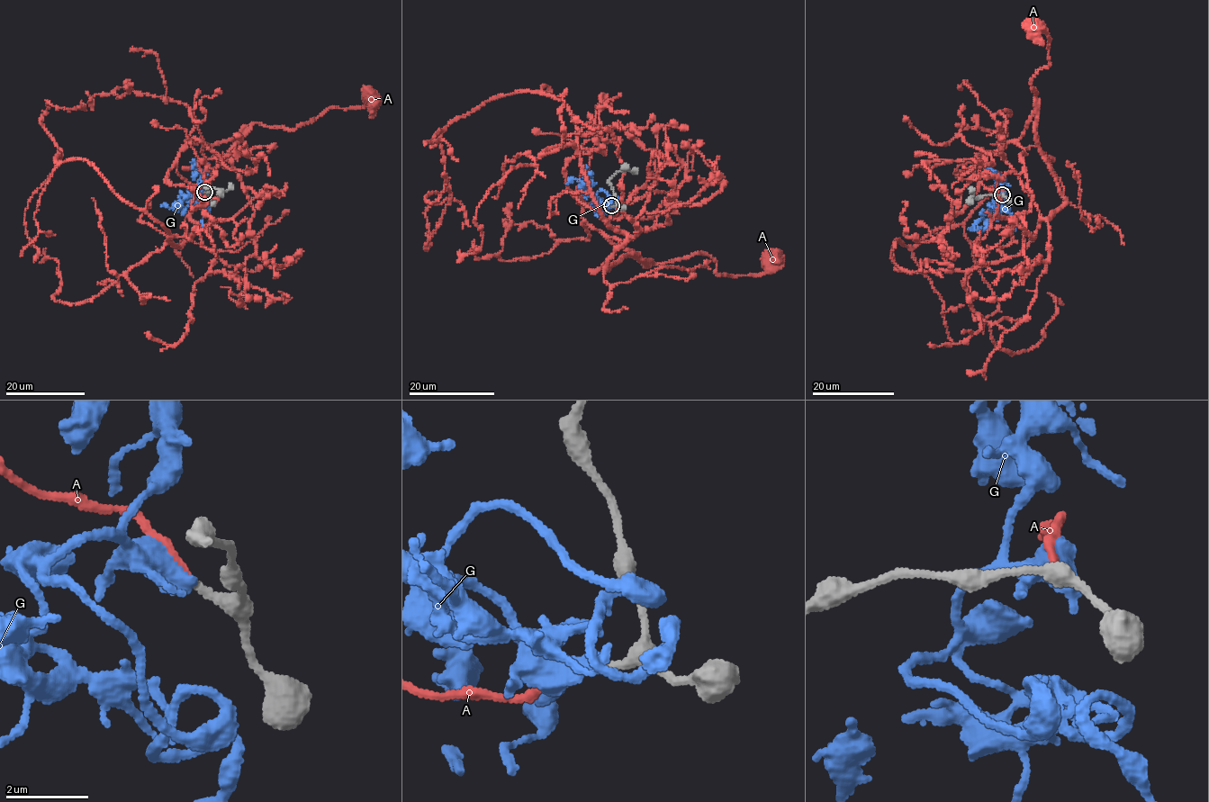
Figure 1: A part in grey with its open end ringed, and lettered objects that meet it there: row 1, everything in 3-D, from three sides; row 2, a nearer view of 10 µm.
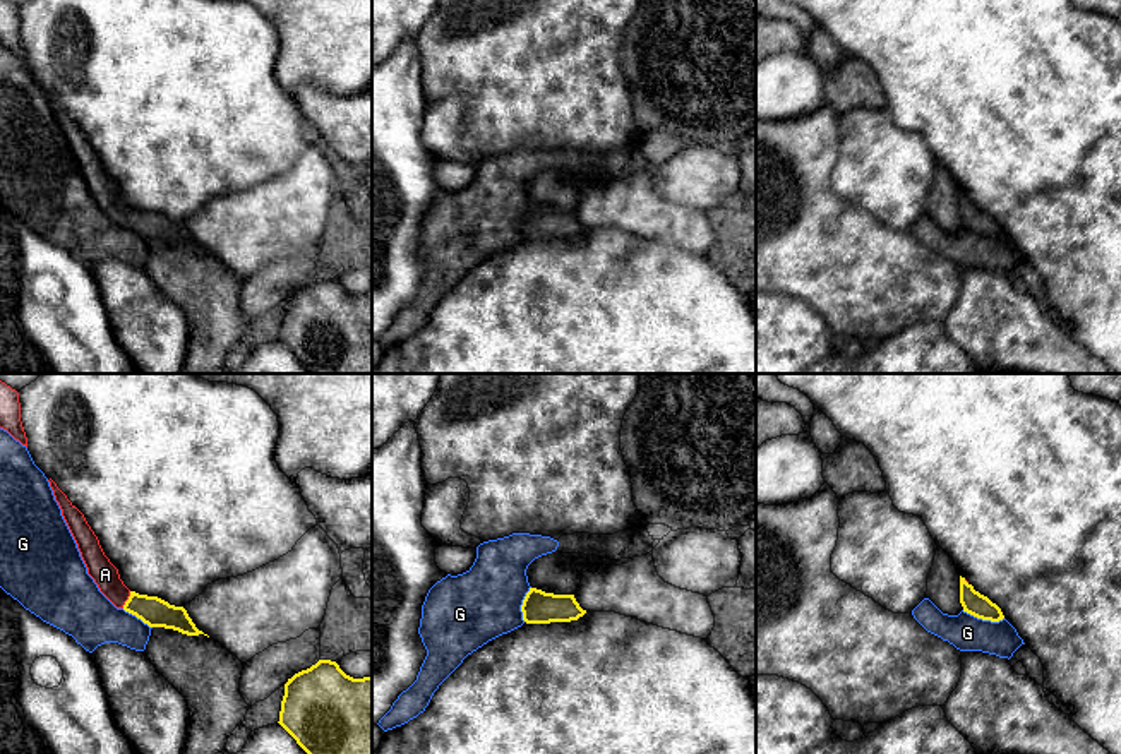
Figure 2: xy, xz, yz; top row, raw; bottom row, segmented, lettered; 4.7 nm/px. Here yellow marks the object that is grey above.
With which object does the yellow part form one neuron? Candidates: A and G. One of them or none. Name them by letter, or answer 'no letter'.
A

